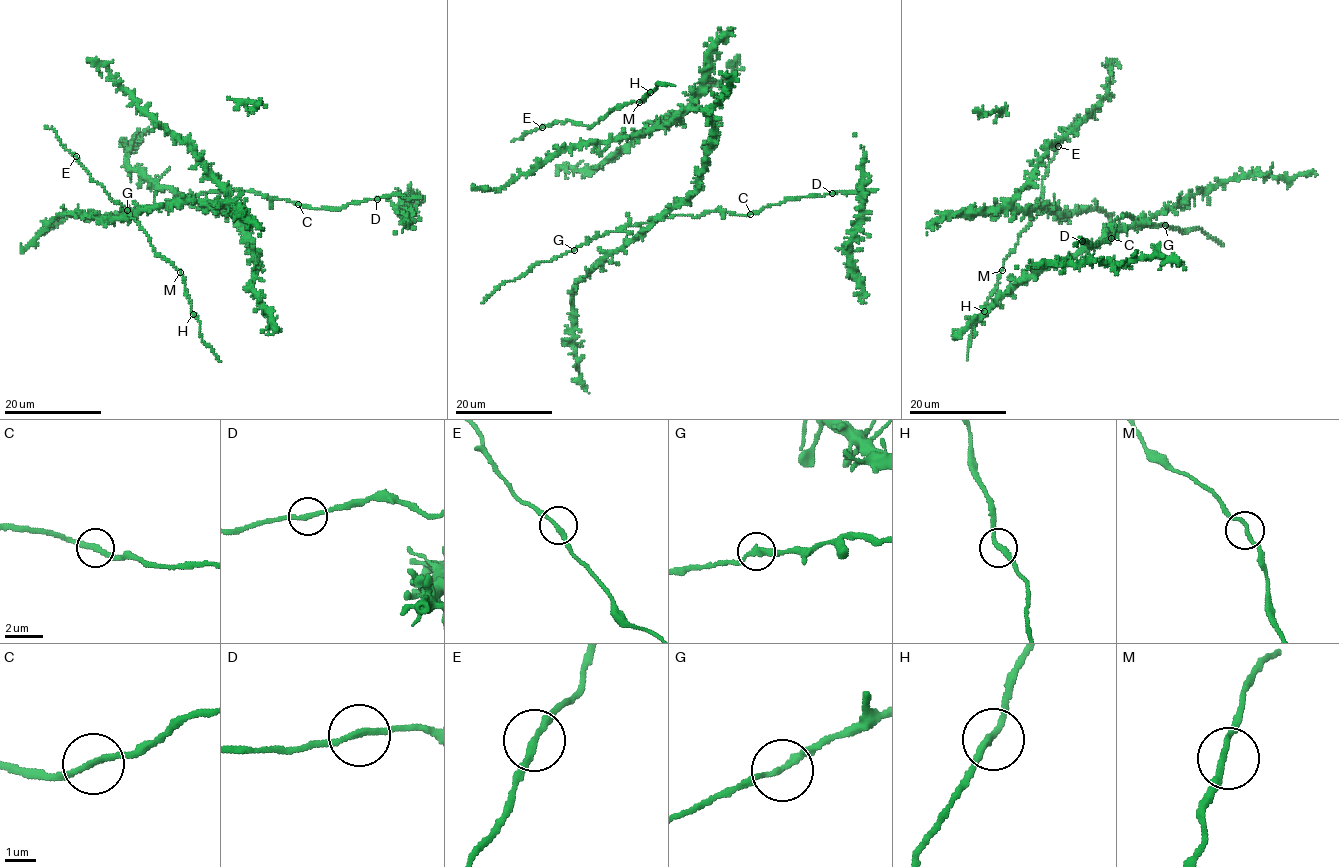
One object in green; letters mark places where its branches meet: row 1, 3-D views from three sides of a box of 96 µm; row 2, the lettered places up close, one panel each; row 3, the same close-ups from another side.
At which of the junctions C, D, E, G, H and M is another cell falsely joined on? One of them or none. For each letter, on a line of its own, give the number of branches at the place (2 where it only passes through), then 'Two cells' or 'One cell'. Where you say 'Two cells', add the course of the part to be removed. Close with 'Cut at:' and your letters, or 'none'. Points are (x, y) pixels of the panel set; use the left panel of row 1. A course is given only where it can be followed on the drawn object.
C: Branches: 2. One cell
D: Branches: 2. One cell
E: Branches: 2. One cell
G: Branches: 2. One cell
H: Branches: 2. One cell
M: Branches: 2. One cell
Cut at: none

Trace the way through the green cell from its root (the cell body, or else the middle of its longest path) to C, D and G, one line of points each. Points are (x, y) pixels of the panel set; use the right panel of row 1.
C: (1107, 233), (1146, 222), (1143, 227), (1132, 216), (1123, 214), (1111, 226), (1114, 234), (1111, 238)
D: (1107, 233), (1146, 222), (1143, 227), (1123, 214), (1111, 226), (1114, 234), (1109, 240), (1091, 246), (1082, 241)
G: (1107, 233), (1142, 222), (1146, 222), (1143, 227), (1149, 223), (1154, 226), (1164, 225)

